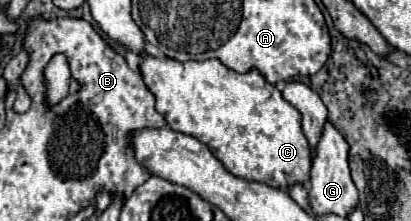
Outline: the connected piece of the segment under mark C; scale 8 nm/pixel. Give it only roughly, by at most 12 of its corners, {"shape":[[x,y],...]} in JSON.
{"shape":[[140,57],[170,129],[236,177],[310,177],[300,113],[262,73]]}

